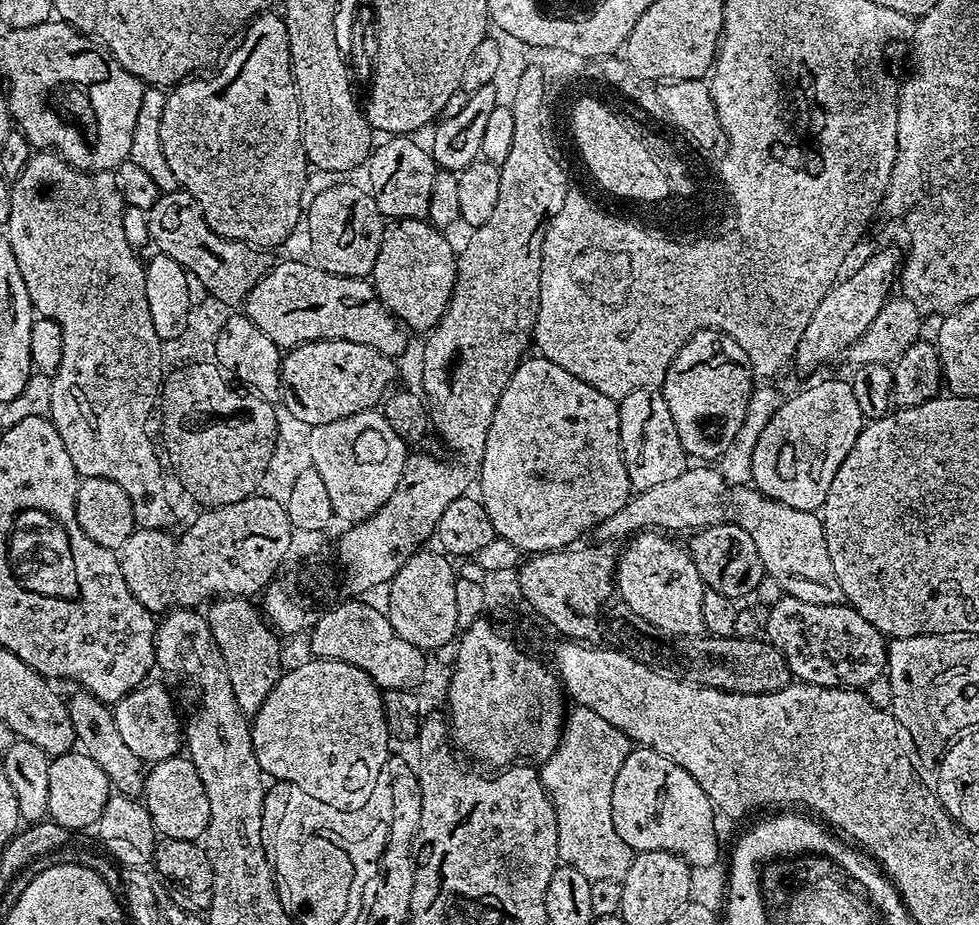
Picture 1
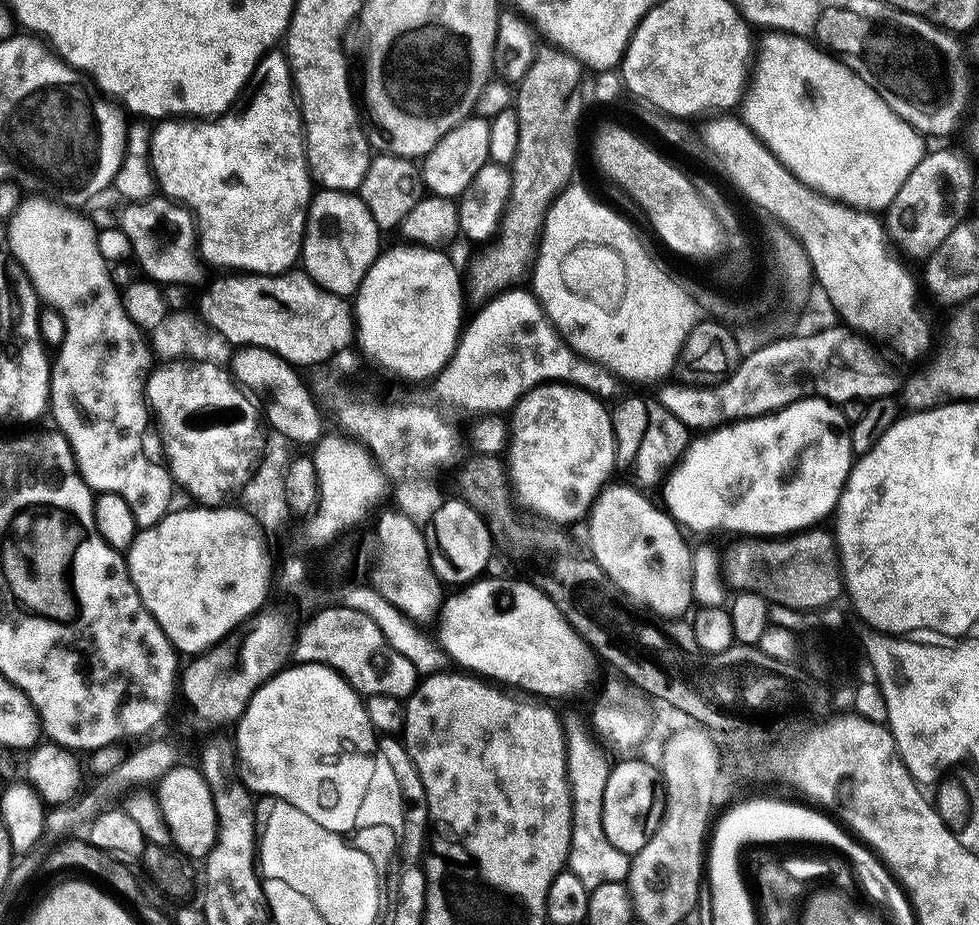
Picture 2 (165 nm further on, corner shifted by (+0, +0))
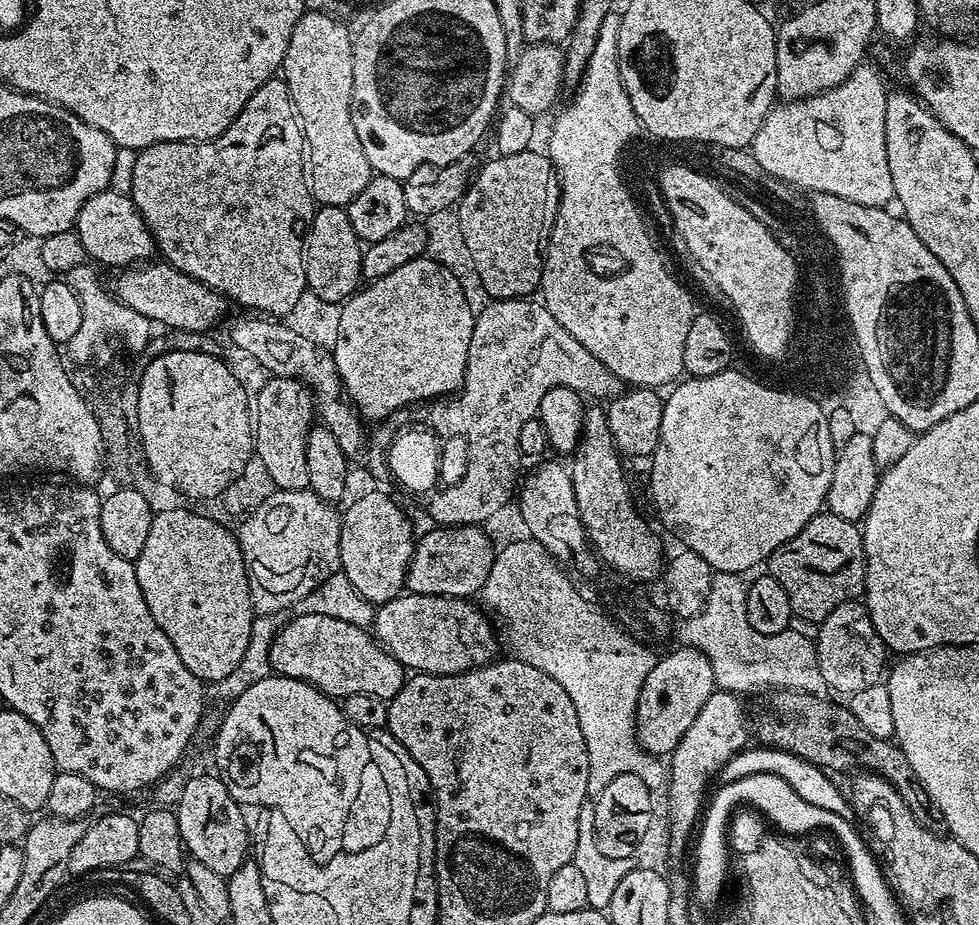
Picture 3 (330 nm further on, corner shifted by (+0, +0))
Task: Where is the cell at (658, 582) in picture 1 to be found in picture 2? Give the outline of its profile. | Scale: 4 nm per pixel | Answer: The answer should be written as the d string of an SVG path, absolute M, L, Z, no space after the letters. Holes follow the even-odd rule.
M616 483L601 488L586 517L587 551L631 600L642 602L663 616L683 617L684 611L694 604L693 545L684 541L680 525L657 501L656 505L647 500L647 495L631 483Z

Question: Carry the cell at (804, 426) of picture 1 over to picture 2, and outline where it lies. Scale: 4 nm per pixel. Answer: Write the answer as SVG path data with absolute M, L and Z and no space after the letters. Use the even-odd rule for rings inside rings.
M808 396L803 400L794 401L790 405L786 405L784 408L780 408L775 412L767 412L764 416L758 417L750 417L748 419L740 419L734 420L731 422L725 422L721 424L719 427L714 427L707 434L700 434L700 436L691 441L688 447L685 448L683 456L680 457L679 460L676 461L675 464L672 465L670 471L665 475L662 481L662 489L664 488L664 500L662 499L663 507L666 509L669 516L672 517L673 520L676 521L677 524L680 525L681 529L687 530L689 533L692 532L733 532L736 538L781 538L786 537L789 534L803 532L805 529L809 529L813 526L819 525L822 520L826 519L828 516L831 517L833 513L836 512L836 504L840 500L840 495L842 494L842 490L844 489L844 483L848 481L848 475L850 474L850 470L852 469L854 463L854 453L852 450L852 437L850 435L849 429L846 427L844 423L844 414L843 411L835 403L832 403L828 400L820 399L817 396Z

